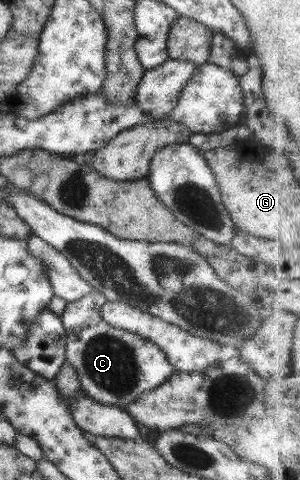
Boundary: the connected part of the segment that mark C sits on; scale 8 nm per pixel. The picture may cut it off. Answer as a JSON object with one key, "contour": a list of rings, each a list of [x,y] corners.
{"contour":[[[96,290],[88,292],[79,300],[67,302],[59,315],[63,325],[65,362],[78,376],[81,393],[99,403],[124,408],[142,393],[164,384],[175,371],[166,361],[159,347],[136,334],[110,327],[101,317],[105,297]]]}

